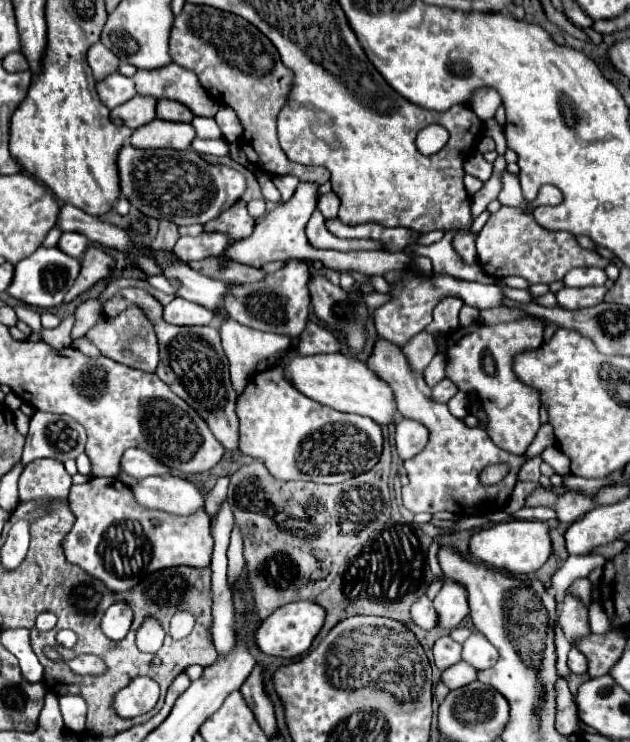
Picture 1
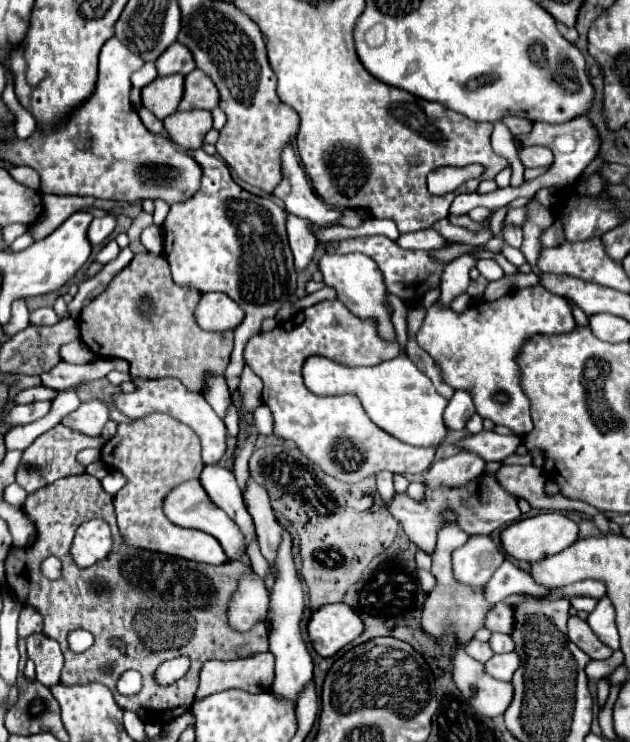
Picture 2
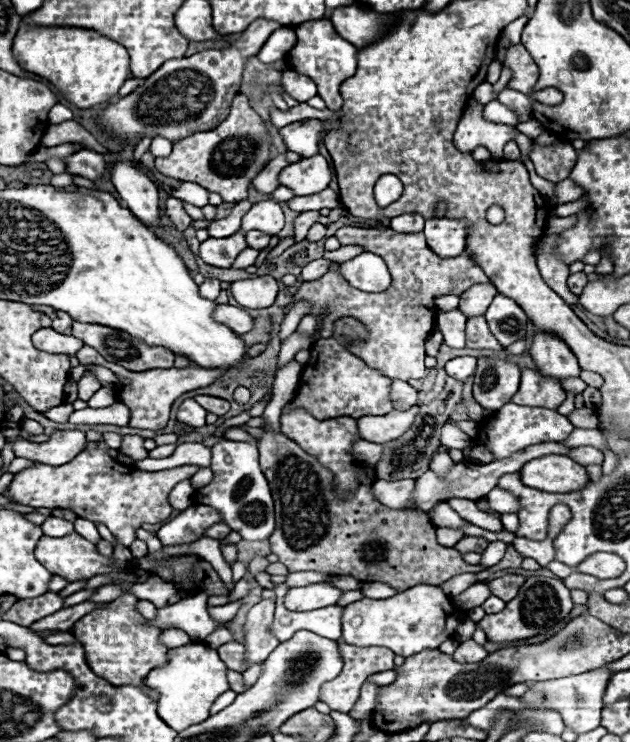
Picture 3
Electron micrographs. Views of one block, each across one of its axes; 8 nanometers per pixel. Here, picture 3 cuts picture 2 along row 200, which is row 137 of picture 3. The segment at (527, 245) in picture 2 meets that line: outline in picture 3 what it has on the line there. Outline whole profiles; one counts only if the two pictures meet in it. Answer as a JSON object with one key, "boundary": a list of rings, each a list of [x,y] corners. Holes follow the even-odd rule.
{"boundary":[[[530,120],[530,122],[522,122],[522,124],[518,124],[516,126],[522,134],[526,134],[528,138],[532,138],[532,140],[536,140],[542,132],[544,132],[544,128],[542,128],[542,124],[538,122],[538,120]]]}

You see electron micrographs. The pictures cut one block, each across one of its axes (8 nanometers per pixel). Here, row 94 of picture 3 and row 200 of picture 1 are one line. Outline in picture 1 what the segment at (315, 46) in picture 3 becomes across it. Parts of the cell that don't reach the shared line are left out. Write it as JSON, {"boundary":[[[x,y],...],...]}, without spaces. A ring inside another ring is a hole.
{"boundary":[[[328,192],[318,200],[318,208],[324,214],[324,218],[334,218],[338,214],[338,206],[340,206],[340,198],[334,192]]]}

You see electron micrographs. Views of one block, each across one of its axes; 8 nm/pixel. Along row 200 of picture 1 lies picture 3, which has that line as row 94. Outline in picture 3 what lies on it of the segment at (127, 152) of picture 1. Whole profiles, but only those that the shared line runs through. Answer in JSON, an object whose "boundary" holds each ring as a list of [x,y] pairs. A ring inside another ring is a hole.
{"boundary":[[[258,18],[224,50],[202,50],[188,58],[168,60],[132,94],[104,108],[98,116],[98,124],[122,140],[164,136],[170,142],[176,142],[194,132],[212,130],[228,116],[232,98],[238,94],[238,86],[242,84],[246,62],[258,54],[262,42],[266,42],[276,28],[280,28],[278,22]]]}

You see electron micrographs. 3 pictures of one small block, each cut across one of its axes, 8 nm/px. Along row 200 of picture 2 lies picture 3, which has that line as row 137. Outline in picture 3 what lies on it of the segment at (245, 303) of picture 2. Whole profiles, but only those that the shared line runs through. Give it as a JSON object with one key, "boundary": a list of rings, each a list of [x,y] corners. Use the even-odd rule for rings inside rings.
{"boundary":[[[236,94],[230,106],[230,114],[220,126],[174,142],[170,156],[156,158],[156,170],[182,182],[196,182],[210,192],[218,192],[224,202],[234,204],[248,198],[252,180],[268,162],[270,146],[272,136],[268,132],[268,124],[252,110],[244,94]]]}

